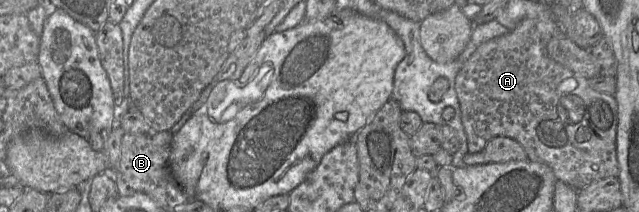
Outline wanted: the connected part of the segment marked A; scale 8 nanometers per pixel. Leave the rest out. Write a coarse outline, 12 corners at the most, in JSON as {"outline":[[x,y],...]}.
{"outline":[[521,21],[456,76],[469,153],[522,145],[579,191],[619,176],[617,102]]}

